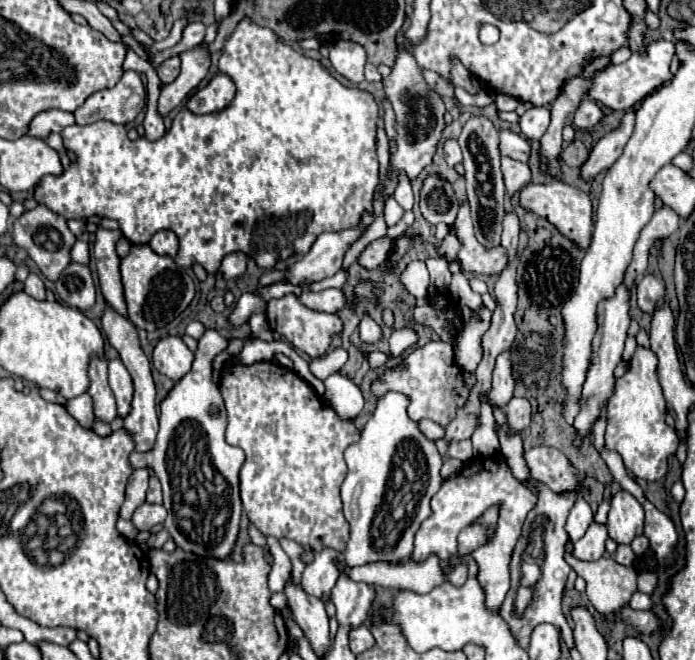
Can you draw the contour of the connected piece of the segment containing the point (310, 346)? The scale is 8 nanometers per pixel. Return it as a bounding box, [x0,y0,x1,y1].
[267,295,343,359]

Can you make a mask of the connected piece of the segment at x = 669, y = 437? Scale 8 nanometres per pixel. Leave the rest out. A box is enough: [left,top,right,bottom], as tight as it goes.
[605,345,679,481]

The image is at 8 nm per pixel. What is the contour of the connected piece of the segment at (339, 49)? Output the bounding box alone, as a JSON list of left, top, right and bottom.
[329,41,367,83]

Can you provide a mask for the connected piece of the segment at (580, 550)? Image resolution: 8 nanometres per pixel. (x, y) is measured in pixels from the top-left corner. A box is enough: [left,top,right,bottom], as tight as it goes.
[573,523,607,561]

